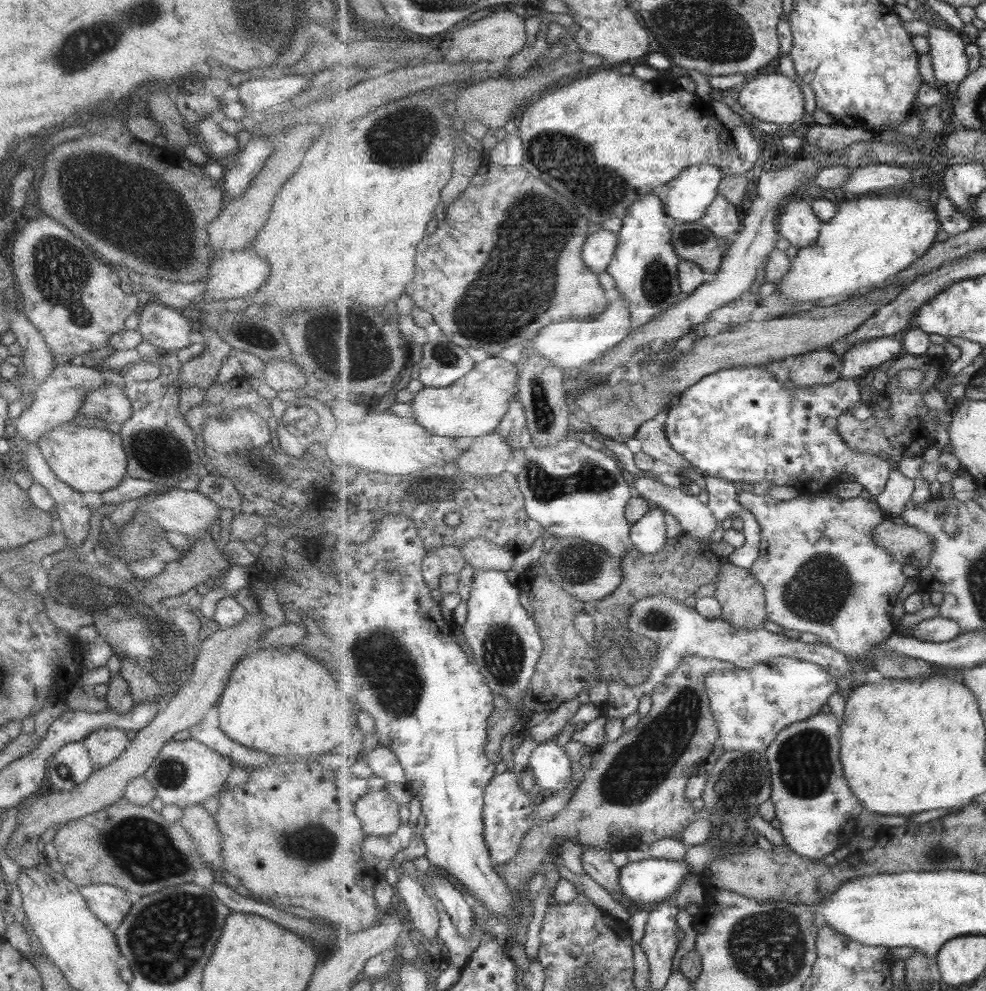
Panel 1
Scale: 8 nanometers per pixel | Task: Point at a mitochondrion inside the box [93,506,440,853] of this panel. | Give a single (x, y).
(384, 656)

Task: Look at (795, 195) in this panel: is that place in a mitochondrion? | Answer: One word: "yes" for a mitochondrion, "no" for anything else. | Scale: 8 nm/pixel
no

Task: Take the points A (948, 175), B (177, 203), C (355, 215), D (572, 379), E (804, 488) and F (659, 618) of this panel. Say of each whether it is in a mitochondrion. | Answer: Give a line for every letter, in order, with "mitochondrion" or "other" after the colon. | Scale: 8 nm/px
A: other
B: mitochondrion
C: other
D: other
E: other
F: mitochondrion

